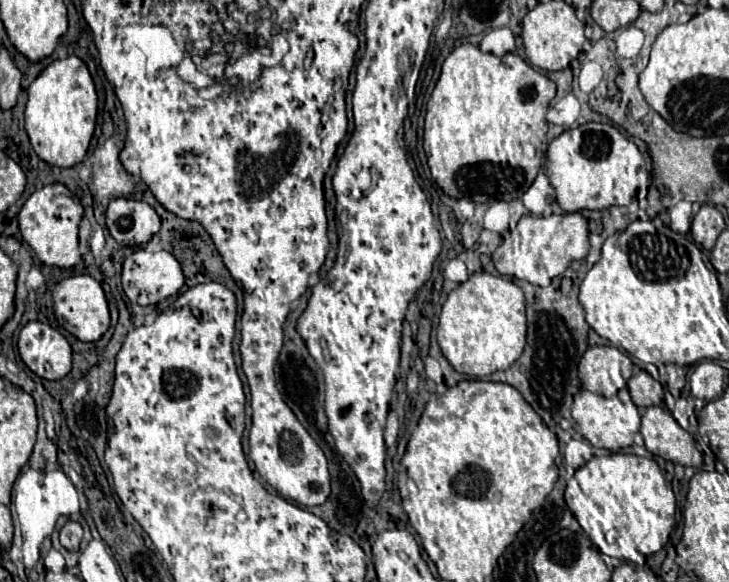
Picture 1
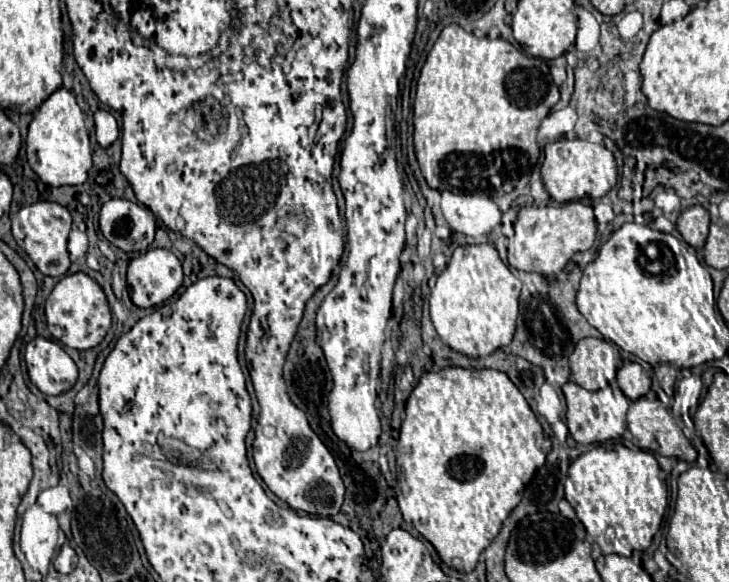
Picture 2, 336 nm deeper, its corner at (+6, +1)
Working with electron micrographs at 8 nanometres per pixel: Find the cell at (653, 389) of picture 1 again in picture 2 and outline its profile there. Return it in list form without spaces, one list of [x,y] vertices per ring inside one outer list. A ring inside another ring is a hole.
[[[625,362],[617,370],[617,384],[619,384],[621,392],[629,400],[637,400],[637,398],[641,398],[641,396],[645,396],[649,392],[651,376],[649,376],[649,372],[641,364]]]

